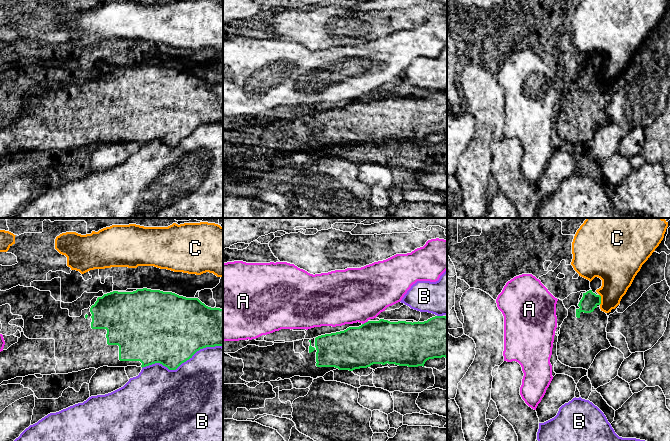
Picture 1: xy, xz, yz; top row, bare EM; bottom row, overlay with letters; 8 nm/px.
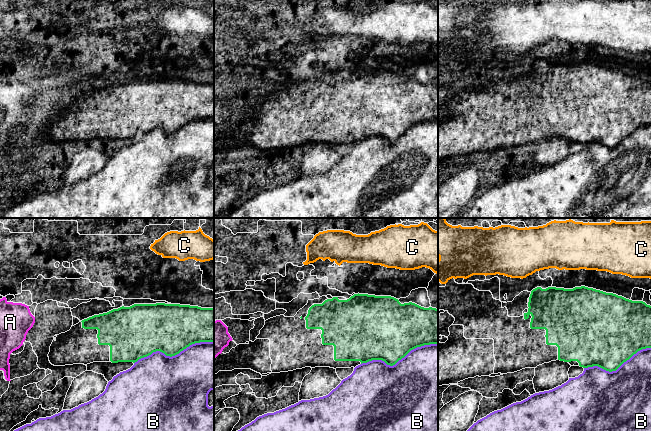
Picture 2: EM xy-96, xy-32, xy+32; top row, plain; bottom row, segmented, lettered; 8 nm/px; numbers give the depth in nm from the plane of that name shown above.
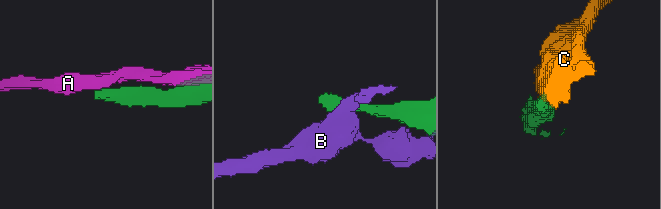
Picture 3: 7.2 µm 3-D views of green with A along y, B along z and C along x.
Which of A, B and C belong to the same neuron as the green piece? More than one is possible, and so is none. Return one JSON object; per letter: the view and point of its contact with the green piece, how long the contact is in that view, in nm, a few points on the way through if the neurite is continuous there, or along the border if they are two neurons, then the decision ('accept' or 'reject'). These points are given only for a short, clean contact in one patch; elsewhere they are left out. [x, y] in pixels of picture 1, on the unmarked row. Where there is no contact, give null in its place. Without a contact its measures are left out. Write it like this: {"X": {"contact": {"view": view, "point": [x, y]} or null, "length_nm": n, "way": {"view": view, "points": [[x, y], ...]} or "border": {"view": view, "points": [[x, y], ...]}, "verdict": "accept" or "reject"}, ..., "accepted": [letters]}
{"A": {"contact": {"view": "xz", "point": [366, 98]}, "length_nm": 60, "border": {"view": "xz", "points": [[368, 97], [362, 100]]}, "verdict": "reject"}, "B": {"contact": {"view": "xy", "point": [182, 138]}, "length_nm": 650, "verdict": "reject"}, "C": {"contact": {"view": "yz", "point": [600, 75]}, "length_nm": 90, "border": {"view": "yz", "points": [[599, 70], [600, 80]]}, "verdict": "reject"}, "accepted": []}

